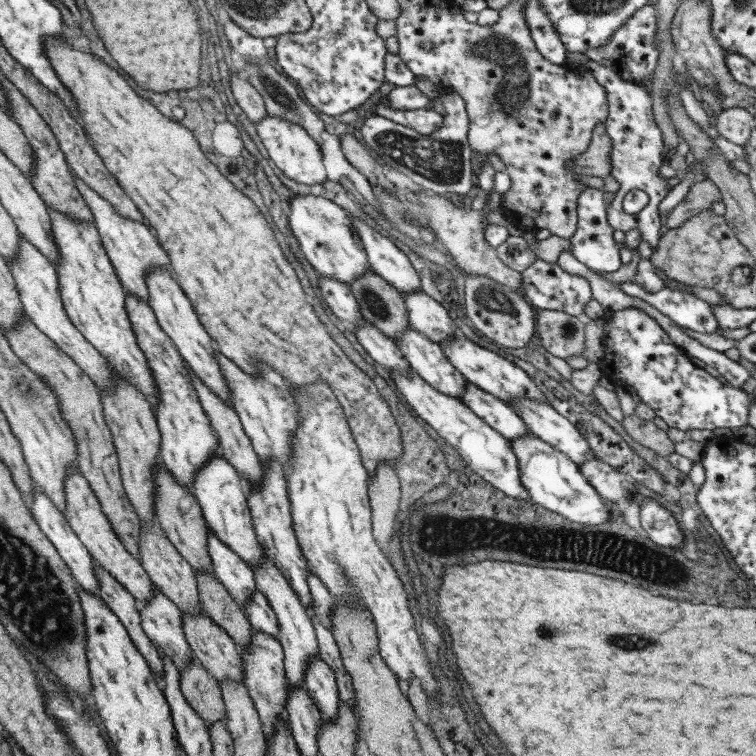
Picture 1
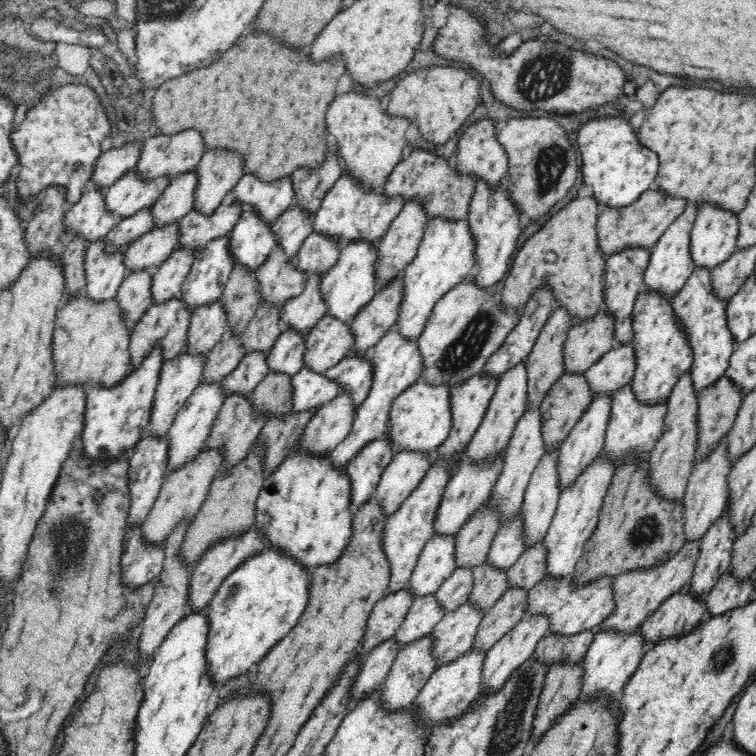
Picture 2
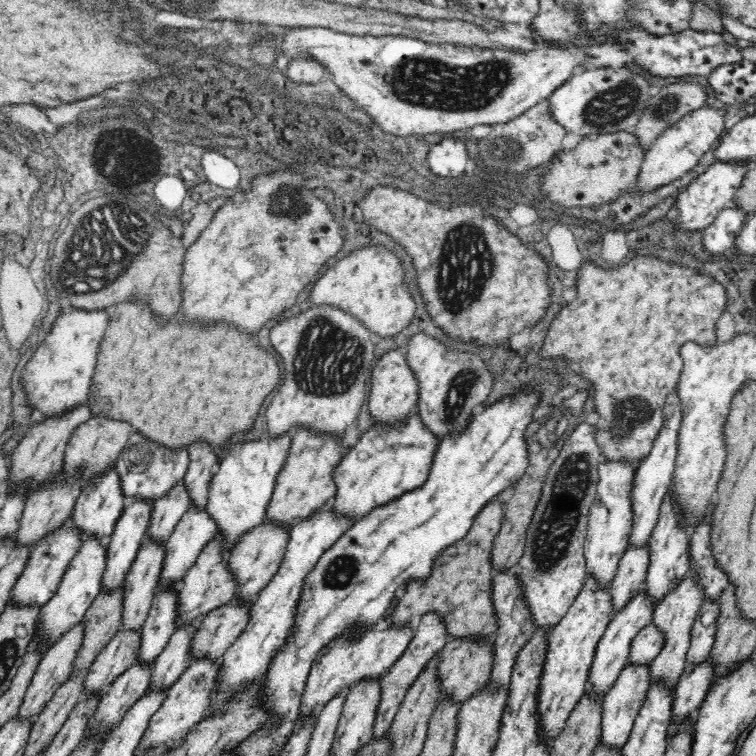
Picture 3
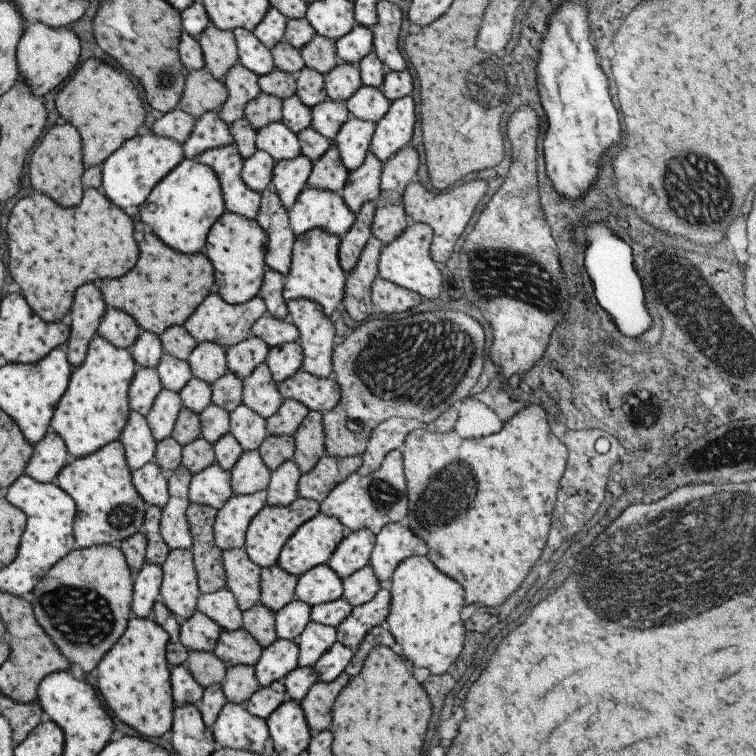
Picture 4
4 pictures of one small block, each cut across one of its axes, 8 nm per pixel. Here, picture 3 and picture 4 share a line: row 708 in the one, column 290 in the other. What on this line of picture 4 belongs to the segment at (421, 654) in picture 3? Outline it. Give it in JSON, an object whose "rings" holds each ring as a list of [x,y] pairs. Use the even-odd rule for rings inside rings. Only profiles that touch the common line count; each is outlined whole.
{"rings":[[[303,370],[278,385],[281,399],[293,399],[304,404],[309,411],[330,411],[339,400],[340,390],[332,376],[319,378]]]}

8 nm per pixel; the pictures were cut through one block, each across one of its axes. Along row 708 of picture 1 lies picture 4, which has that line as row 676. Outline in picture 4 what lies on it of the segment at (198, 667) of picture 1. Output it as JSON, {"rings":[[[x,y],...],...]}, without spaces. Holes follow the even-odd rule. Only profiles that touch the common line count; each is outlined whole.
{"rings":[[[188,651],[185,666],[203,689],[210,684],[221,684],[227,668],[213,651]]]}

